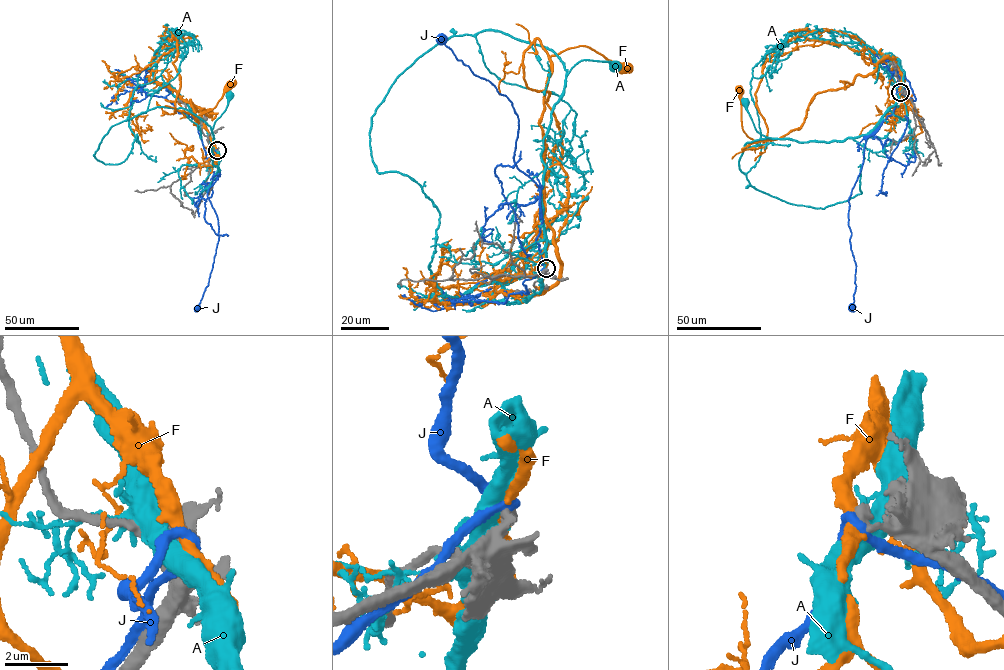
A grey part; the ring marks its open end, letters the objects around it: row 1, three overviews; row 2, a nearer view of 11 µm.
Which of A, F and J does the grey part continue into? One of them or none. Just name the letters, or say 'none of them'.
none of them

